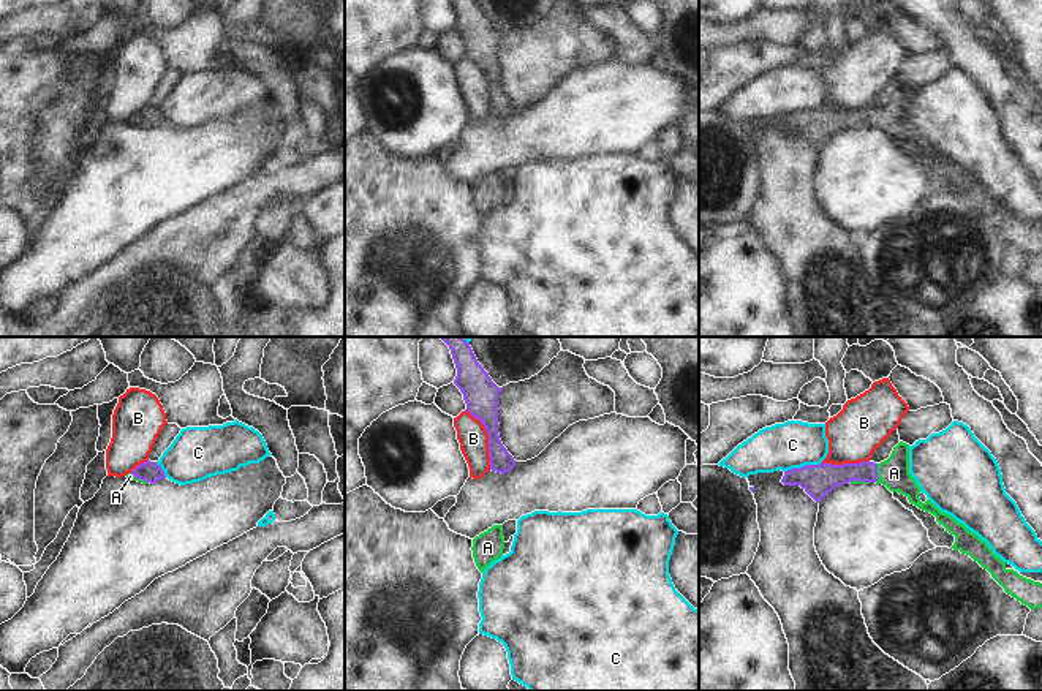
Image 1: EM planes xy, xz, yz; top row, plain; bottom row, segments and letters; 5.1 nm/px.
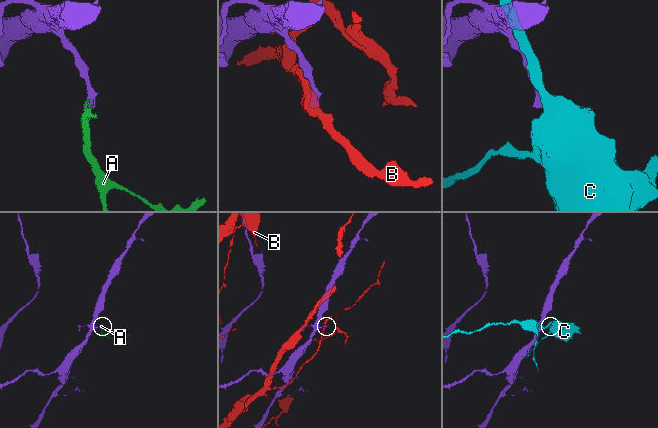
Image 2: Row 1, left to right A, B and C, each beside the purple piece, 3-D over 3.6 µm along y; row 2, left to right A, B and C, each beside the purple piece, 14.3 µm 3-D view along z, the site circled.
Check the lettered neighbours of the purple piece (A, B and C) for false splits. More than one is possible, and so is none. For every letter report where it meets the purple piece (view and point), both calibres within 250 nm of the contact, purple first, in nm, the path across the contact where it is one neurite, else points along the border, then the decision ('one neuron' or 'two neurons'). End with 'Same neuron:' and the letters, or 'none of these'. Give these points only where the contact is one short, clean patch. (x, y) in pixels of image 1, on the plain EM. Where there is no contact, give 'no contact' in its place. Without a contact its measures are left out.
A: contact yz (876, 119); calibres 140 and 160 nm; way yz (827, 122), (876, 119), (894, 119); one neuron
B: contact xz (489, 84); calibres 180 and 150 nm; two neurons
C: contact yz (802, 113); calibres 160 and 240 nm; two neurons
Same neuron: A

